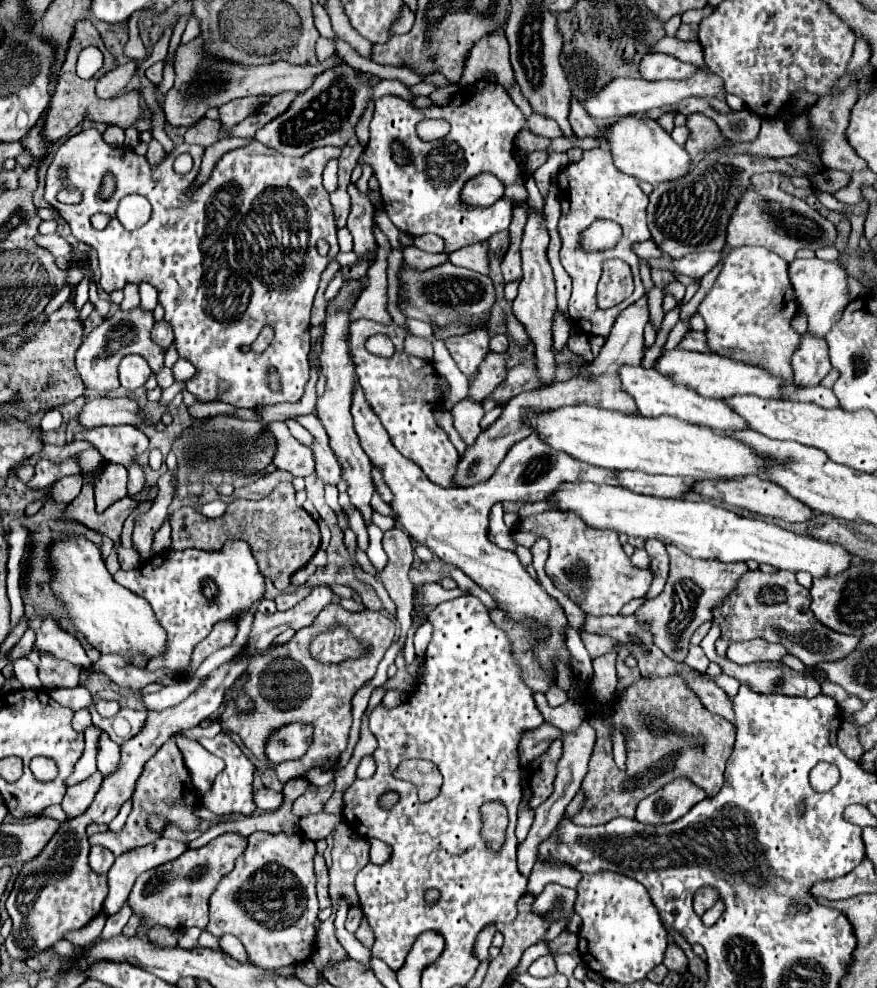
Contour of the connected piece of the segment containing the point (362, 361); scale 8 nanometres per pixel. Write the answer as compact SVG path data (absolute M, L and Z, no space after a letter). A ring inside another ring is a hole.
M357 320L351 324L349 354L353 356L359 384L365 390L365 398L381 418L385 430L391 436L393 446L405 458L415 462L433 484L439 484L441 488L451 488L453 472L457 468L459 456L455 446L447 438L445 430L437 426L433 416L435 408L439 406L437 370L429 360L405 354L403 340L405 340L405 328L397 326L395 322L379 324L373 320ZM373 334L387 334L391 338L395 346L395 354L391 358L379 358L365 350L365 342Z

